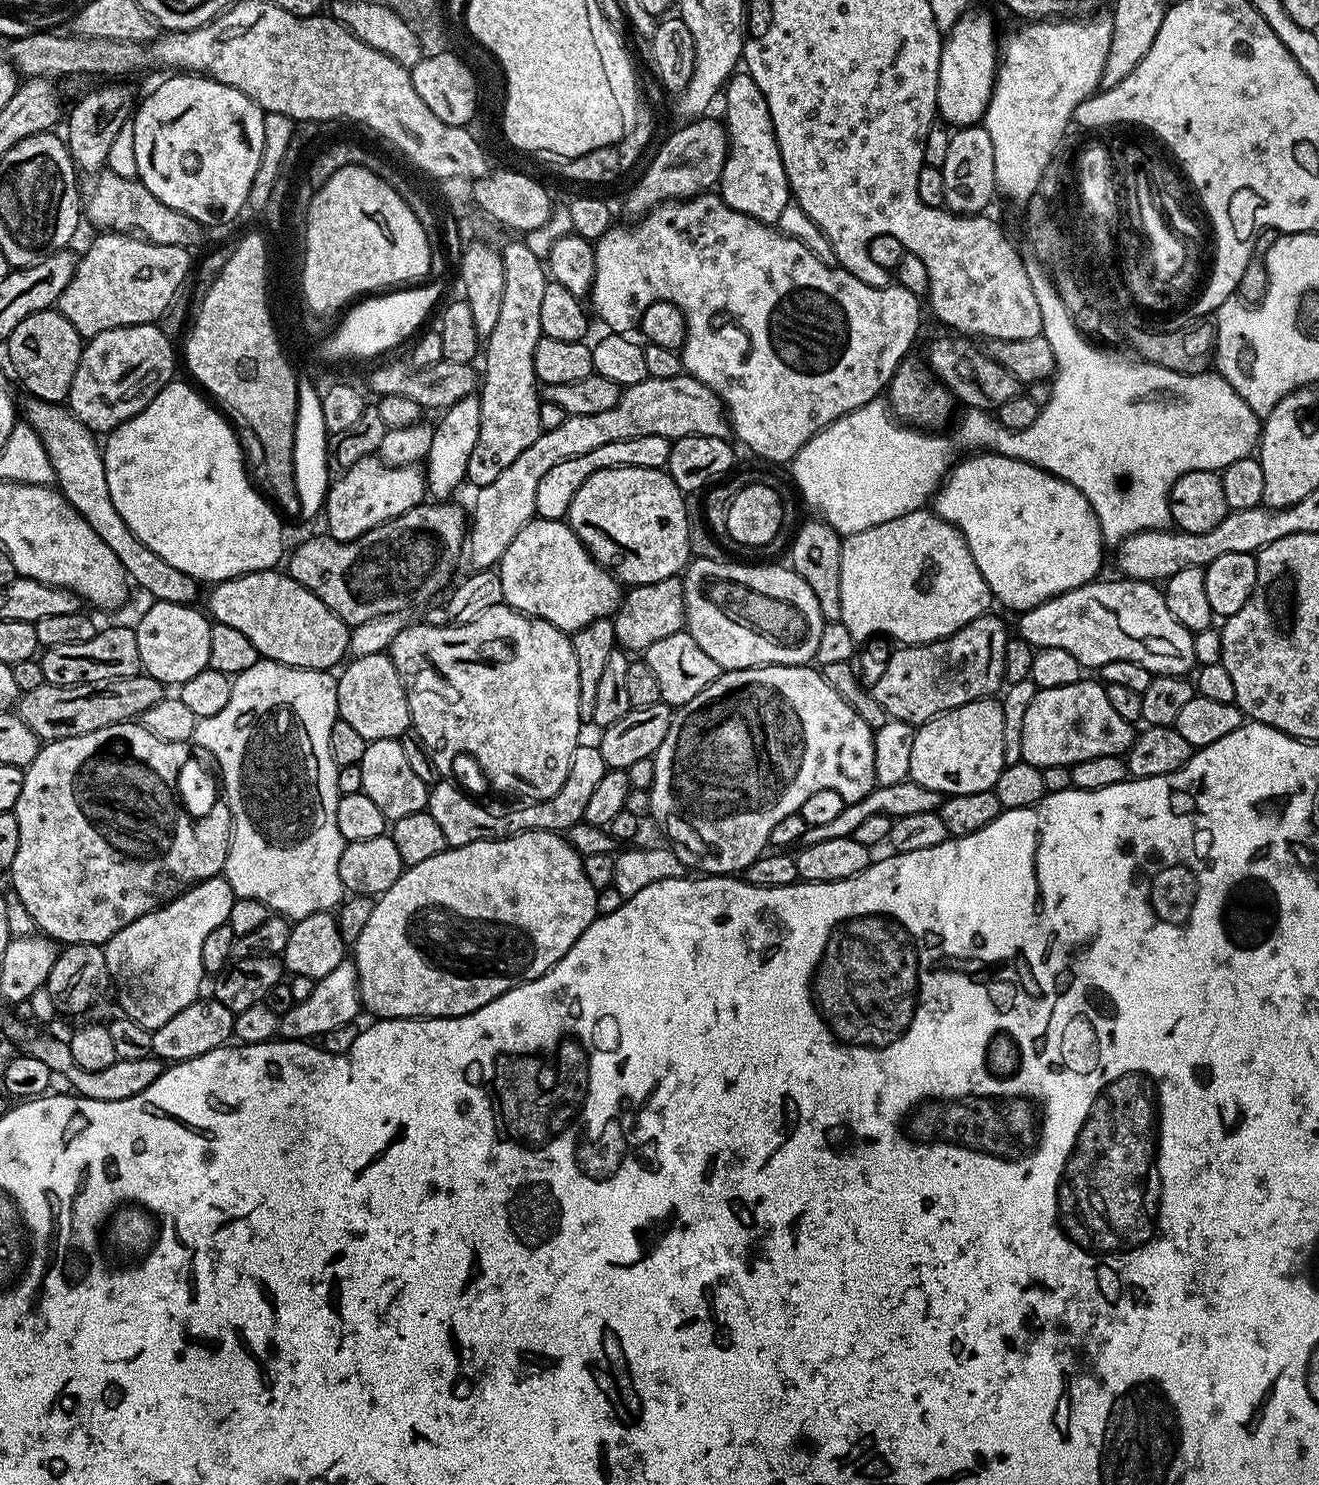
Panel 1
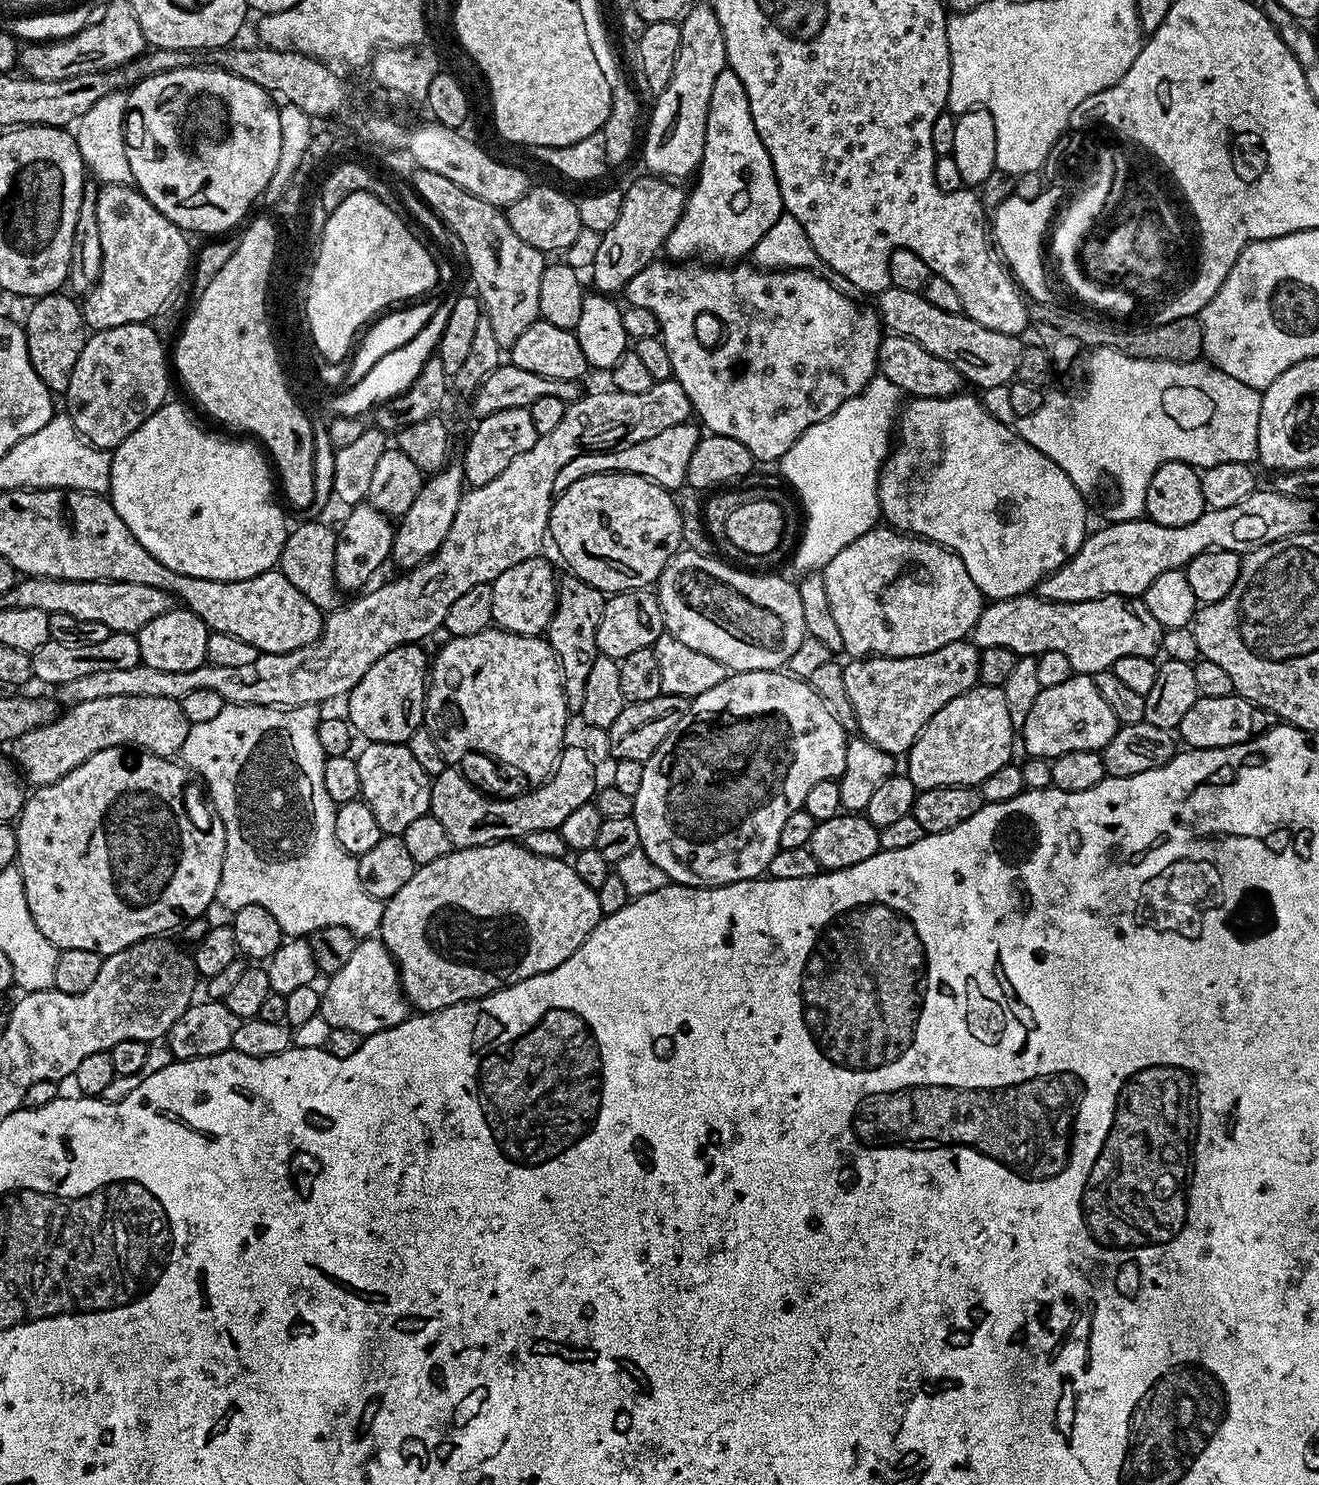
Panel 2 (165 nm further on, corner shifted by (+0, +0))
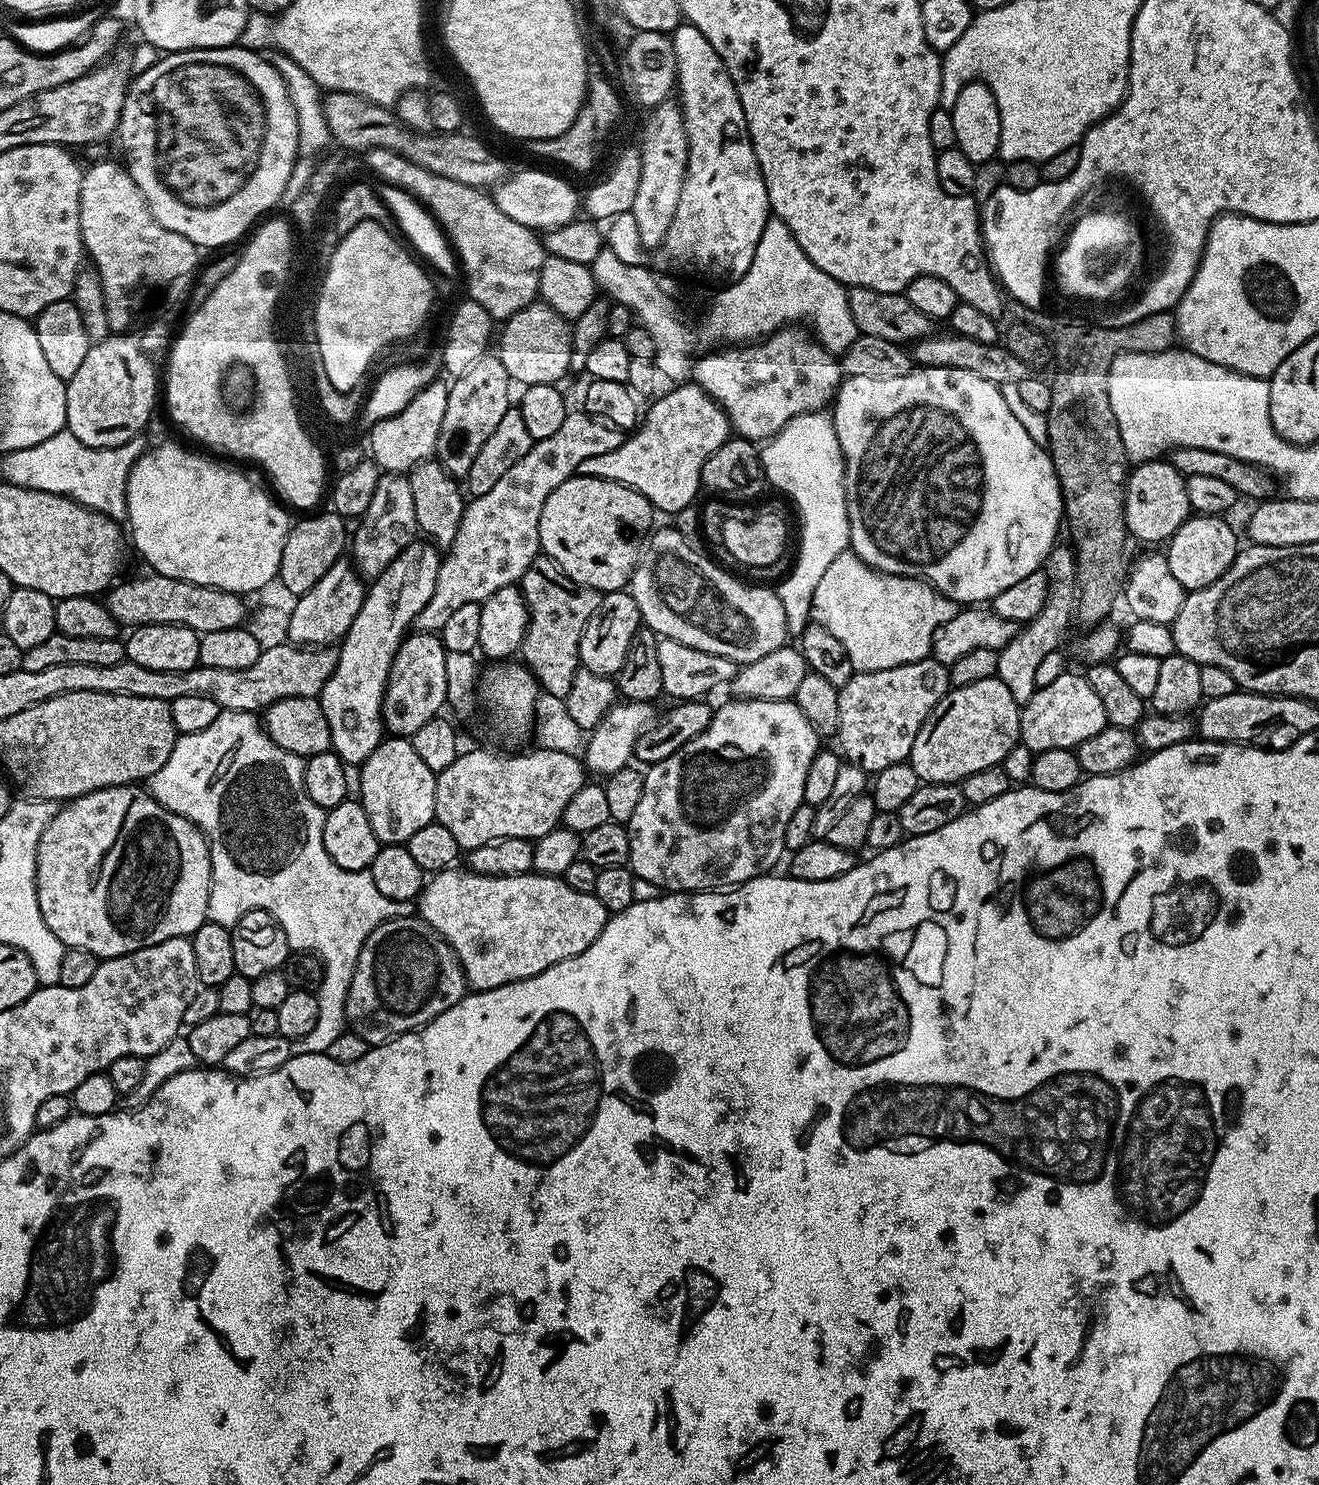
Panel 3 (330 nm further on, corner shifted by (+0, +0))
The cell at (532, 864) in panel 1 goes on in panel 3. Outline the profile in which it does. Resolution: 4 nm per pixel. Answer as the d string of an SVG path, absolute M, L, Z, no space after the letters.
M460 866L447 868L444 872L435 873L425 883L424 890L418 897L418 915L420 919L426 921L452 947L464 971L465 981L477 992L485 992L491 988L513 984L516 980L525 980L531 976L538 975L542 970L546 970L566 958L574 958L574 954L582 954L582 950L586 950L586 946L590 946L590 942L594 942L594 938L598 938L598 934L602 934L602 930L608 921L610 913L606 910L606 906L602 906L602 902L598 902L596 896L582 894L578 890L573 890L561 877L542 876L534 871L527 872L521 876L483 876L481 872L473 872L465 870L463 867L461 868Z

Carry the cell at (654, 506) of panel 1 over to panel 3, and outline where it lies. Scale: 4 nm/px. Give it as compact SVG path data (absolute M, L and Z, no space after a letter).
M574 475L562 482L562 486L546 498L546 506L542 506L542 518L538 522L540 546L543 555L550 557L565 574L574 578L574 582L590 586L602 594L619 592L629 587L632 571L640 562L642 541L653 527L652 515L654 509L651 502L638 490L613 480Z

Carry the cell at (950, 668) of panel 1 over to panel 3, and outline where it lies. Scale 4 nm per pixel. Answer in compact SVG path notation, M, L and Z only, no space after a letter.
M934 659L919 660L890 670L856 672L838 698L839 751L849 764L869 774L911 757L914 738L941 698L950 690L948 668Z

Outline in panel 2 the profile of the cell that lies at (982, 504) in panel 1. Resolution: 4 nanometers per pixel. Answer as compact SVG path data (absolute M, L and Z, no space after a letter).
M957 394L946 398L912 398L903 405L898 416L898 439L895 441L894 450L889 451L881 467L880 481L876 487L880 510L883 519L893 529L905 534L915 534L925 540L932 540L935 544L940 544L943 548L949 548L954 554L958 554L966 570L970 570L970 578L974 578L974 586L978 586L978 590L989 601L1009 600L1015 596L1031 593L1050 573L1061 568L1084 544L1084 537L1089 531L1088 512L1084 509L1085 497L1059 465L1046 454L1042 454L1039 448L1030 446L1030 442L1026 442L1017 434L1015 427L994 419L977 397L975 400L972 396L964 395Z

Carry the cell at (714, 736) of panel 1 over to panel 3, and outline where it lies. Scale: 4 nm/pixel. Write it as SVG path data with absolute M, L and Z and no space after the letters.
M729 699L729 704L717 707L712 714L712 721L686 746L674 750L670 758L651 765L644 772L644 789L642 799L638 802L638 810L634 810L634 818L627 822L628 837L630 838L630 858L628 864L639 879L654 882L665 893L670 892L710 892L713 890L727 890L738 884L745 884L759 876L771 873L772 868L780 860L780 855L785 855L784 835L786 826L794 810L804 803L804 787L806 786L806 770L810 770L810 762L814 762L816 753L821 751L822 738L810 726L806 714L798 710L792 700L737 700Z

